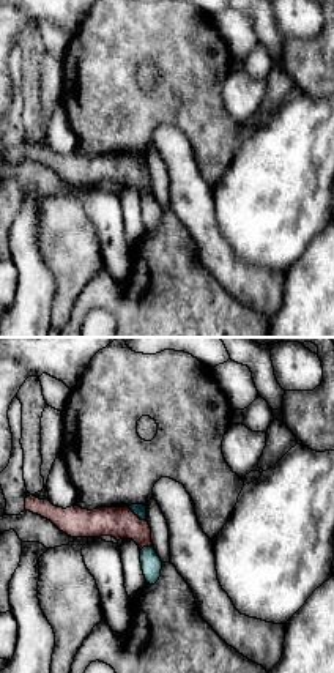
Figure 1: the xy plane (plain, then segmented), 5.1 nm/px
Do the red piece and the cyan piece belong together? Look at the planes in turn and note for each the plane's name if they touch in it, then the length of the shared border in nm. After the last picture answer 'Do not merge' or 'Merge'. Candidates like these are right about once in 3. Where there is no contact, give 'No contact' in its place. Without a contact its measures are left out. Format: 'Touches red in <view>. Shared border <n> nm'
Touches red in xy. Shared border 110 nm

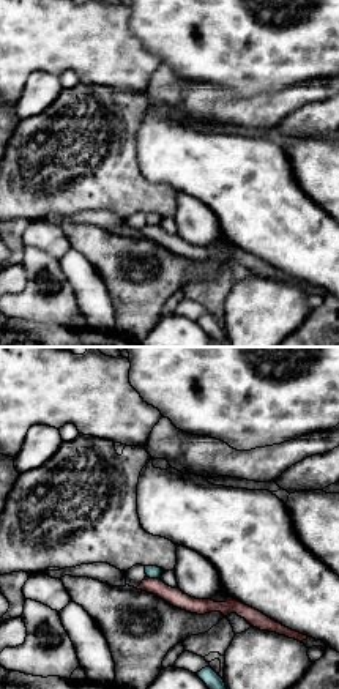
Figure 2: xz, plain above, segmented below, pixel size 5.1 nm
Touches red in xz. Shared border 70 nm

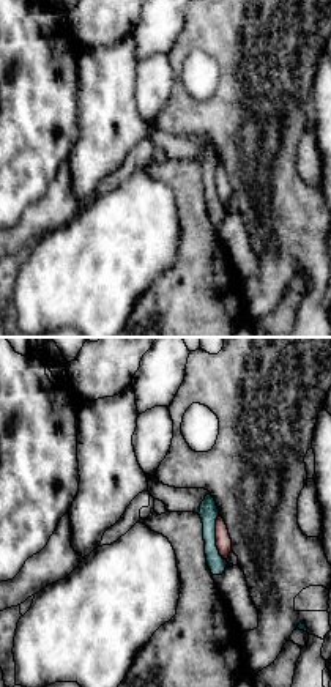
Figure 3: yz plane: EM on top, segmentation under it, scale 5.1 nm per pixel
Touches red in yz. Shared border 240 nm

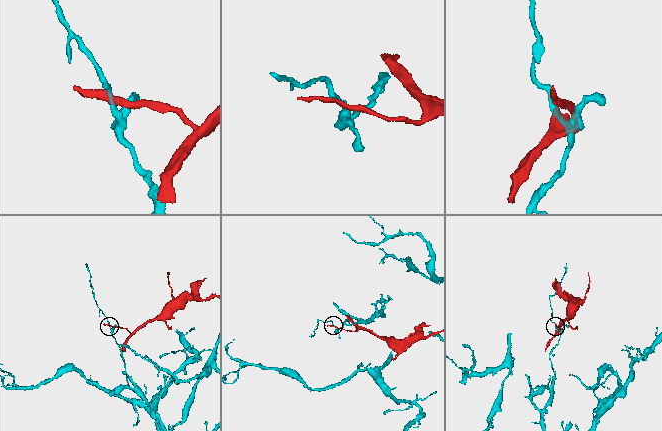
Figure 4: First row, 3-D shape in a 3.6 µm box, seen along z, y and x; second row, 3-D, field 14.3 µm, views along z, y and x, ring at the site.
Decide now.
Do not merge

